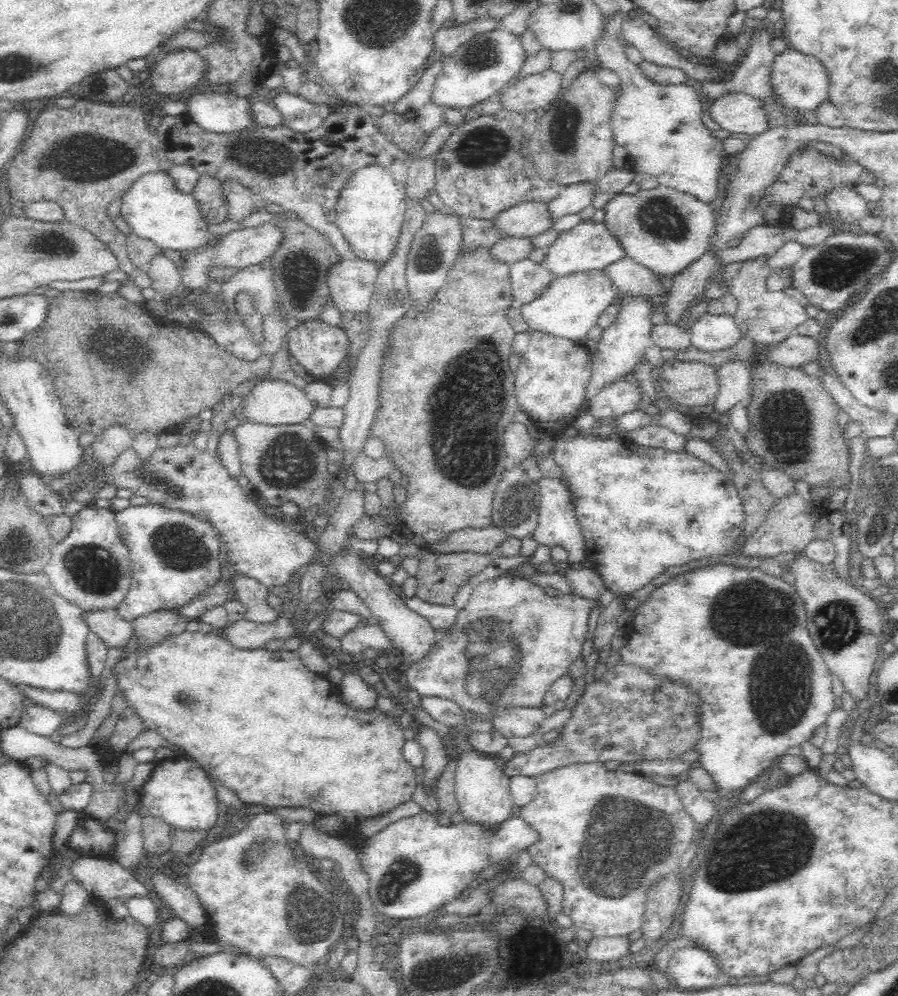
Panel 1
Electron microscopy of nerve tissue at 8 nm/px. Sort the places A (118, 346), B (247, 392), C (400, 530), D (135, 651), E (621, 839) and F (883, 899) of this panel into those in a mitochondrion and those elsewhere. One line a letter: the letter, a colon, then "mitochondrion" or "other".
A: mitochondrion
B: other
C: other
D: other
E: mitochondrion
F: other

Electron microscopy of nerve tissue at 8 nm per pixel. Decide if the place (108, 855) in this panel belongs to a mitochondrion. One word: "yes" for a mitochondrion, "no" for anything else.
no

